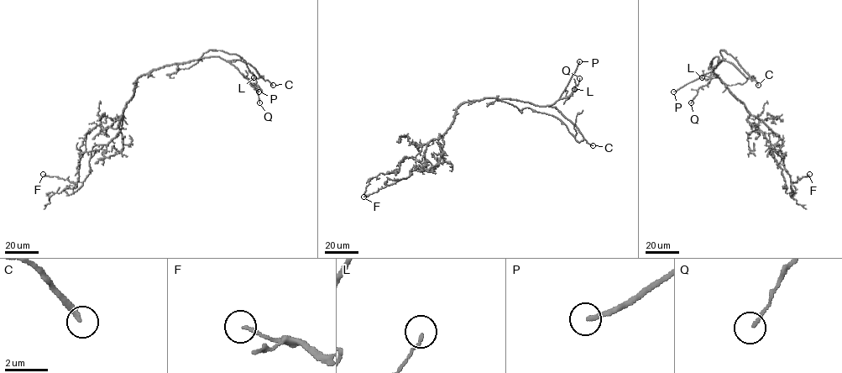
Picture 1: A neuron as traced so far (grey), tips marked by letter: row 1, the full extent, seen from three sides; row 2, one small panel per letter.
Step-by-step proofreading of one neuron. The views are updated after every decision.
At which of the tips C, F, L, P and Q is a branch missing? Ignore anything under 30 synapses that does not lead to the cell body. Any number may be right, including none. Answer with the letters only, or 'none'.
C, P

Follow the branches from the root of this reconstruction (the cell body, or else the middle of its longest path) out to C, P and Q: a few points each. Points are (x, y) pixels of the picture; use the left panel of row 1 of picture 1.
C: (165, 66), (211, 56), (231, 61), (241, 60), (249, 63), (273, 85)
P: (165, 66), (220, 57), (233, 65), (258, 91)
Q: (165, 66), (220, 57), (228, 60), (248, 79), (258, 92), (259, 102)

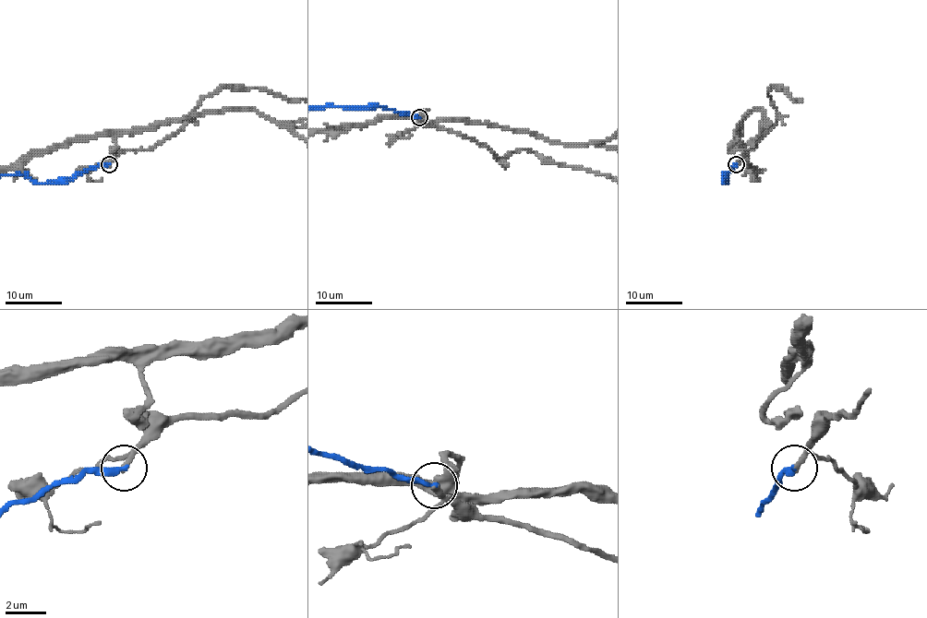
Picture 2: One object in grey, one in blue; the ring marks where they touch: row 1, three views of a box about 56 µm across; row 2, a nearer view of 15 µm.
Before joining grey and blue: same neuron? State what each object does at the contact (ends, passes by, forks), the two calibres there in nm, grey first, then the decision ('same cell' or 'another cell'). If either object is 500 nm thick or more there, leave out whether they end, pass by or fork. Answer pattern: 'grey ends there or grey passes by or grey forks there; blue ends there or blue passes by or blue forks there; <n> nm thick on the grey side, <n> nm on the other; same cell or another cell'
grey passes by; blue ends there; 180 nm thick on the grey side, 220 nm on the other; same cell

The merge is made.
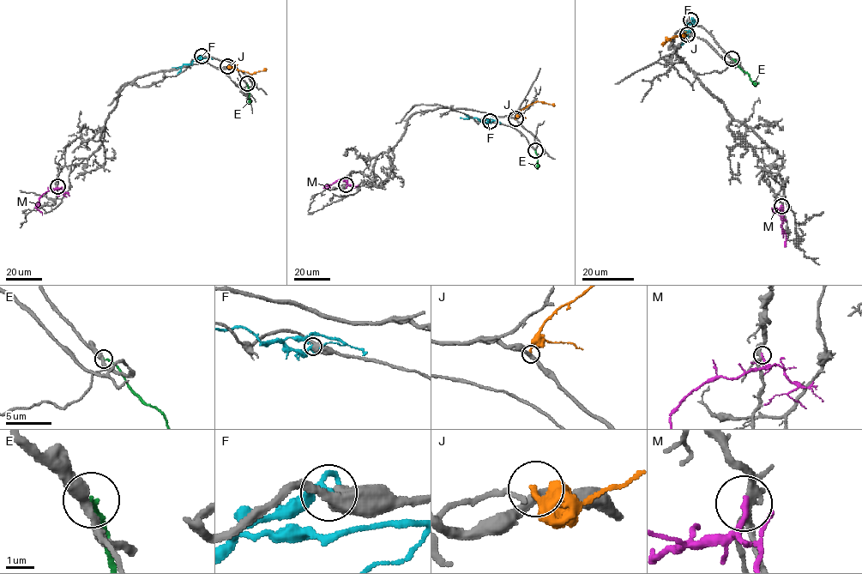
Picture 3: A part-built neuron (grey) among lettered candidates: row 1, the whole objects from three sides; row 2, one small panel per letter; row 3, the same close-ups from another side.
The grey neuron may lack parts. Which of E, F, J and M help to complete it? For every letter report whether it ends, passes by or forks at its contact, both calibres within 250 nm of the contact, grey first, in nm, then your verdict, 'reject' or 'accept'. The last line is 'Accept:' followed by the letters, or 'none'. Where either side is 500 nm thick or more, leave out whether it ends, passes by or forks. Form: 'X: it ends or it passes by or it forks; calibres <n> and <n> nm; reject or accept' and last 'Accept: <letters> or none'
E: it ends; calibres 280 and 140 nm; reject
F: it passes by; calibres 480 and 190 nm; reject
J: it ends; calibres 320 and 200 nm; reject
M: it ends; calibres 240 and 200 nm; reject
Accept: none

